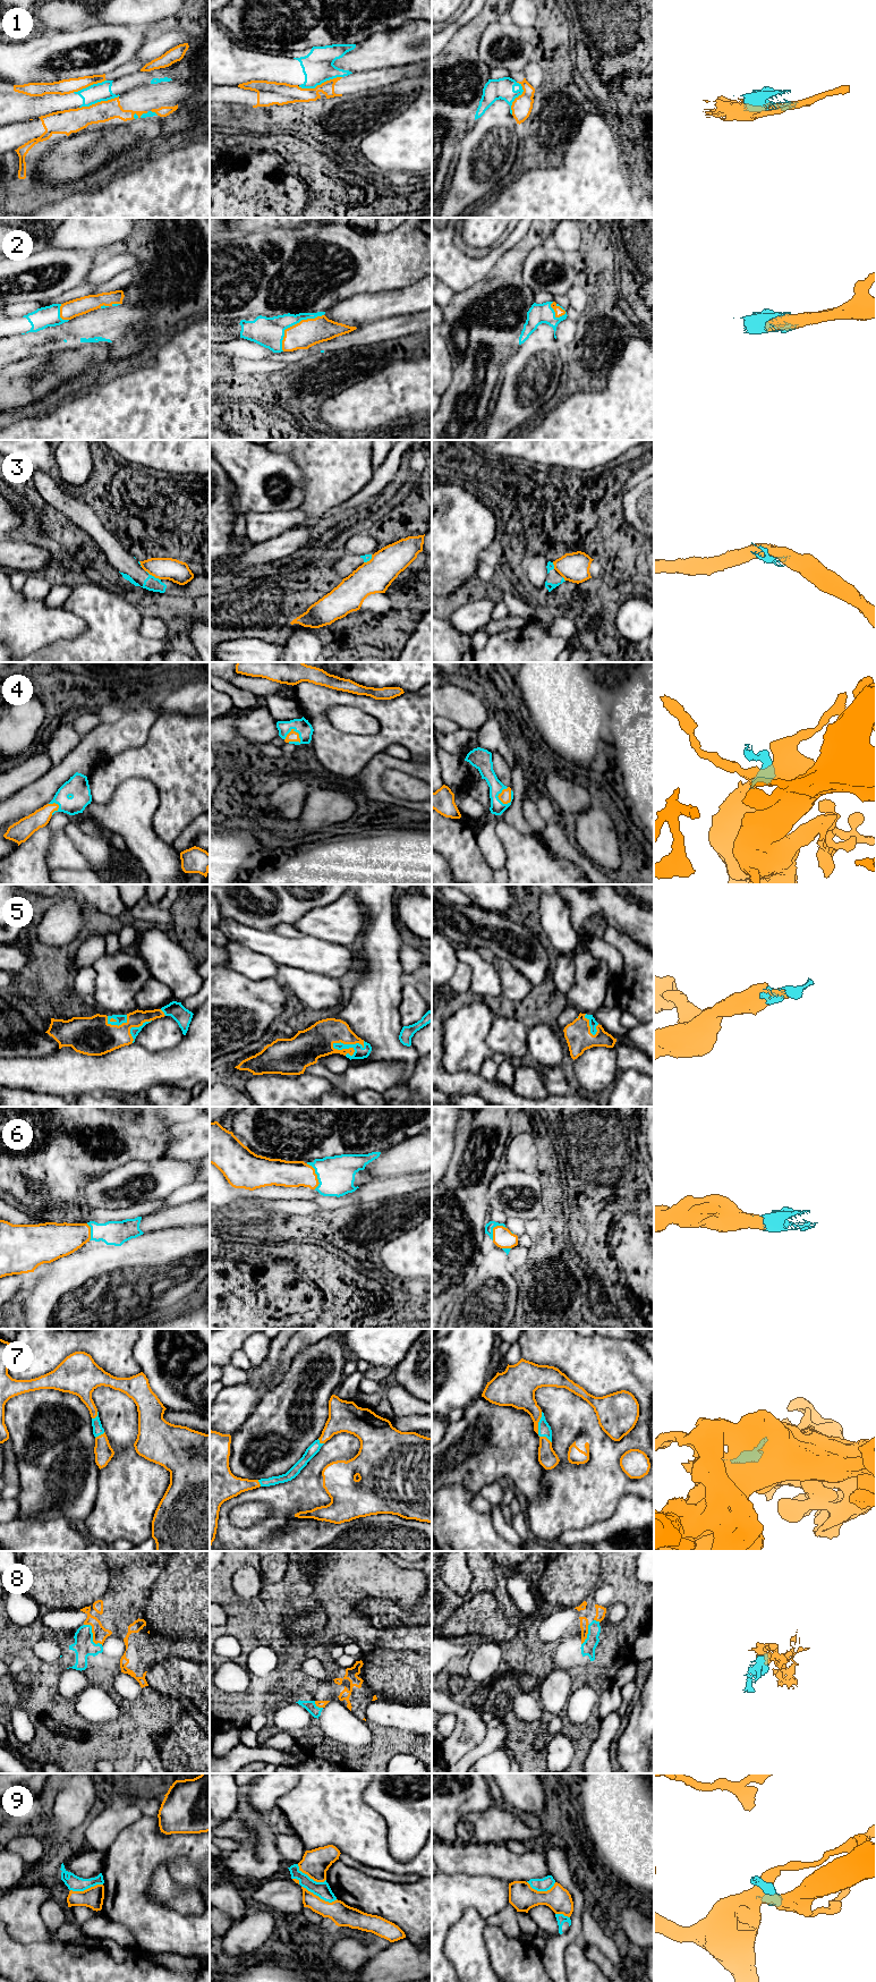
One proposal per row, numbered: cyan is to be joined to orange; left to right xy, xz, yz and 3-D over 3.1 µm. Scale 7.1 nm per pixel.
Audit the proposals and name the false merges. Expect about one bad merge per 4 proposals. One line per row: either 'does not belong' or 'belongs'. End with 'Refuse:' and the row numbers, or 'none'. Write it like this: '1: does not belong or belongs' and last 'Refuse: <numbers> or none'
1: does not belong
2: belongs
3: does not belong
4: belongs
5: belongs
6: belongs
7: belongs
8: belongs
9: does not belong
Refuse: 1, 3, 9

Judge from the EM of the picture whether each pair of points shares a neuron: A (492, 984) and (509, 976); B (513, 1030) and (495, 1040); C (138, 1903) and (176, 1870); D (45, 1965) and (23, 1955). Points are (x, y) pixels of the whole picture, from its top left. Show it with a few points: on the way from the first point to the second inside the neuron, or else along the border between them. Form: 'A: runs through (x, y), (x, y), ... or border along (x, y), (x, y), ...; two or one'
A: border along (484, 958), (496, 971), (501, 981), (502, 994); two
B: runs through (509, 1034), (500, 1039); one
C: border along (193, 1863), (185, 1858), (176, 1857), (166, 1866); two
D: runs through (40, 1962), (28, 1961); one

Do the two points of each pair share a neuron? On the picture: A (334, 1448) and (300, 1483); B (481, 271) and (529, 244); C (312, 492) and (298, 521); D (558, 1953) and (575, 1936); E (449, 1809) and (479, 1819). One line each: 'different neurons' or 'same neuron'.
A: same neuron
B: different neurons
C: different neurons
D: same neuron
E: different neurons

